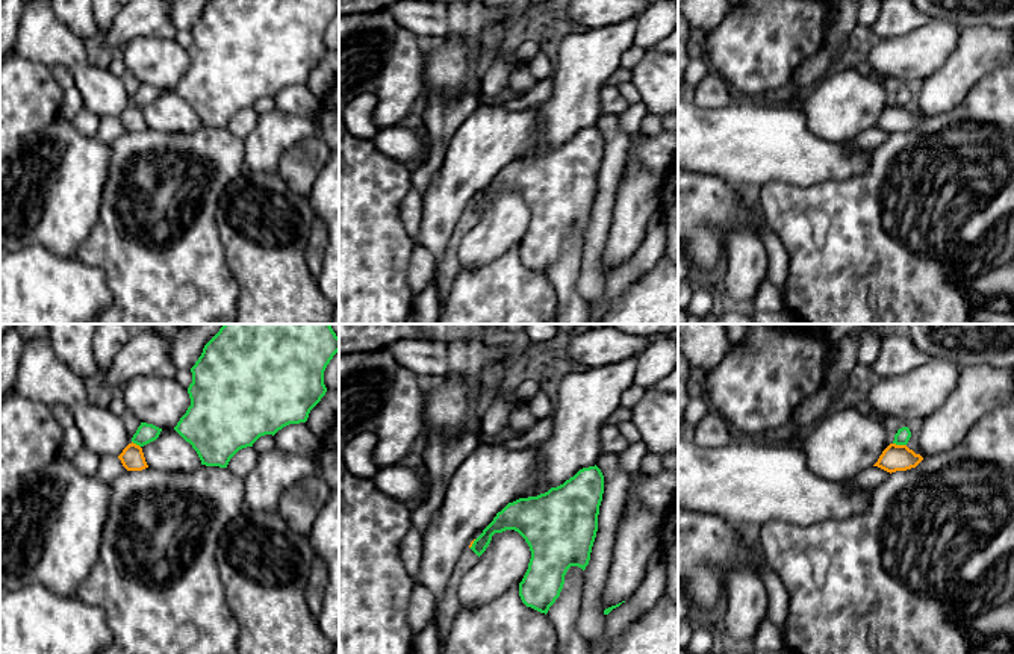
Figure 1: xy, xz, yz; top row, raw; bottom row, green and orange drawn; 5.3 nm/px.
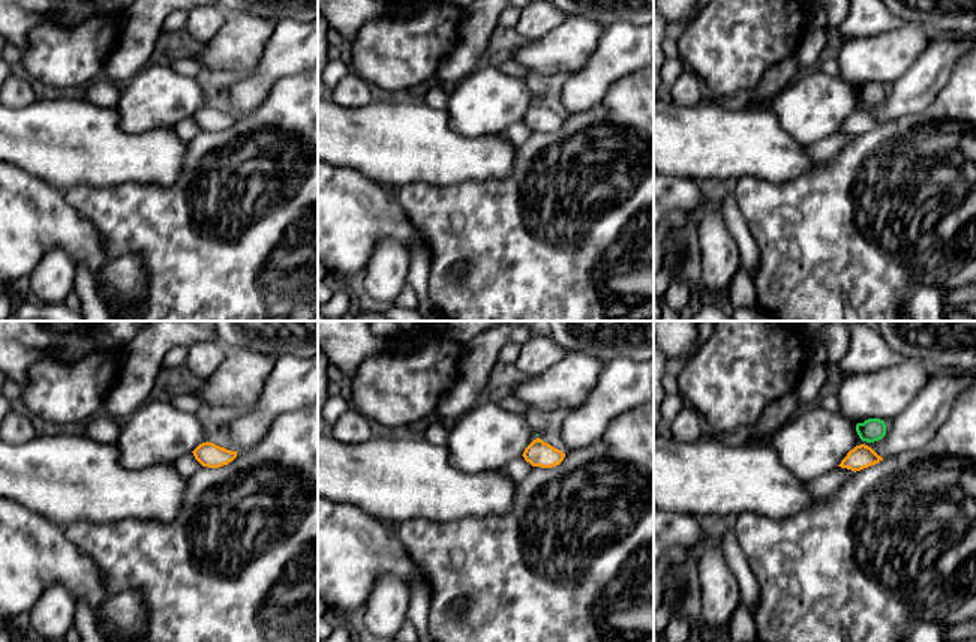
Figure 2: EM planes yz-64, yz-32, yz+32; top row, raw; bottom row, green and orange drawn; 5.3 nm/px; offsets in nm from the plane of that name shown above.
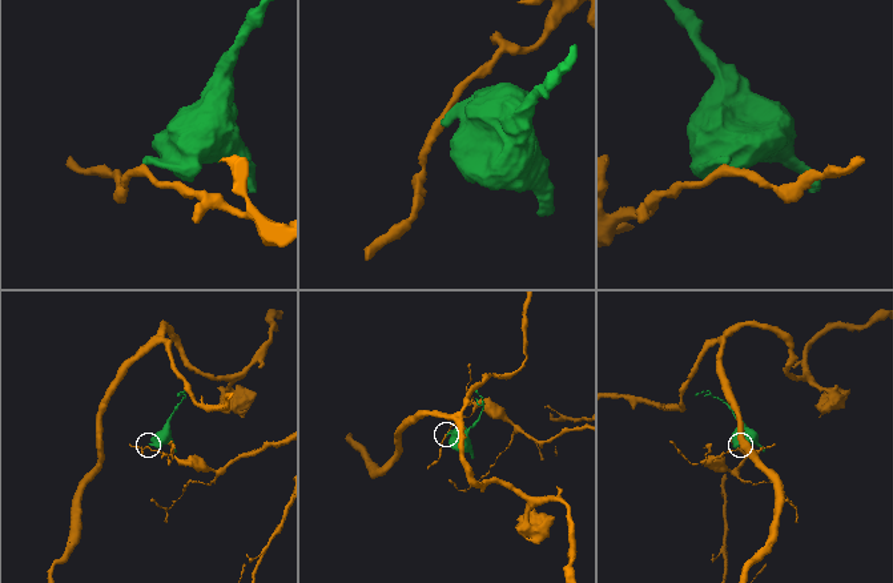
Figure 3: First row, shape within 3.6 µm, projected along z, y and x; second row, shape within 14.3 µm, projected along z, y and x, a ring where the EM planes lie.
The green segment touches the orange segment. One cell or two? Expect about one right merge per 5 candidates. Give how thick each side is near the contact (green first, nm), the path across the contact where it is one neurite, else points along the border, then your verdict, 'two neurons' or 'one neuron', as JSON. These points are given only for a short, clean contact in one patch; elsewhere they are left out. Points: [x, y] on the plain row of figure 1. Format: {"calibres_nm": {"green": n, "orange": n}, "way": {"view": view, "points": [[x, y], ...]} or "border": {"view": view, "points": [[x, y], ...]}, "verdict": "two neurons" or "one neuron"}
{"calibres_nm": {"green": 80, "orange": 140}, "border": {"view": "yz", "points": [[893, 103], [905, 106]]}, "verdict": "two neurons"}

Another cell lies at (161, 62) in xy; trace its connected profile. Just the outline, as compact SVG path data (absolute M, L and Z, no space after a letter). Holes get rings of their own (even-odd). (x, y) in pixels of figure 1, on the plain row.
M138 36L123 47L127 71L141 83L174 89L191 67L188 50L176 39Z

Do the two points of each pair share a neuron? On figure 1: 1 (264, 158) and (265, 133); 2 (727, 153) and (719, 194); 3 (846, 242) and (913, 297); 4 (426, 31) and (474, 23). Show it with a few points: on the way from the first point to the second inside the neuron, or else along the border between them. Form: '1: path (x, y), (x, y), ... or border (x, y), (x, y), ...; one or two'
1: path (264, 152), (265, 140); one
2: border (693, 171), (716, 174), (731, 183); two
3: path (863, 255), (896, 288); one
4: path (438, 23), (462, 23); one

